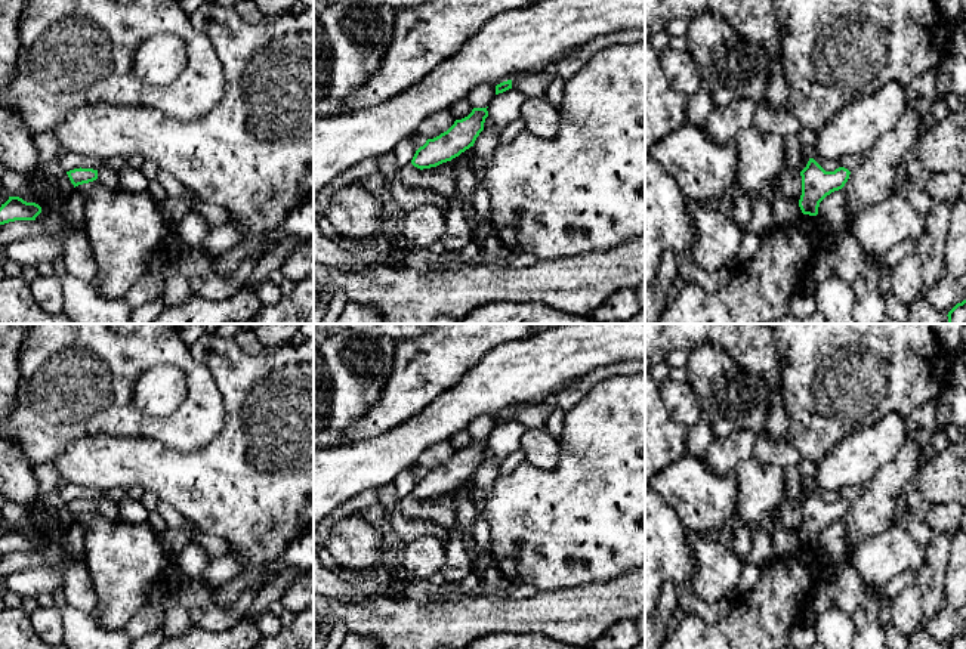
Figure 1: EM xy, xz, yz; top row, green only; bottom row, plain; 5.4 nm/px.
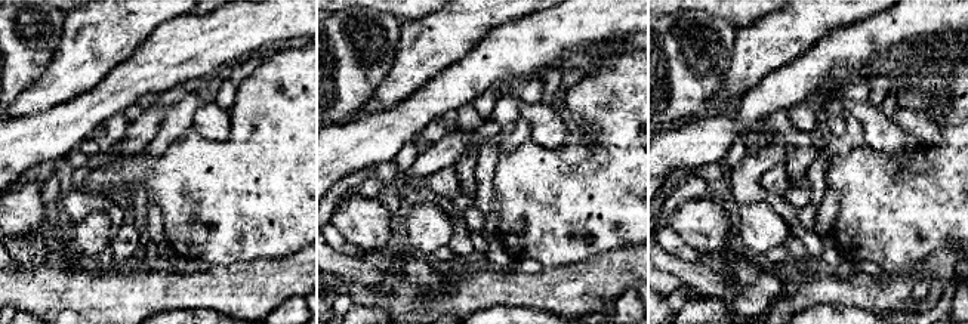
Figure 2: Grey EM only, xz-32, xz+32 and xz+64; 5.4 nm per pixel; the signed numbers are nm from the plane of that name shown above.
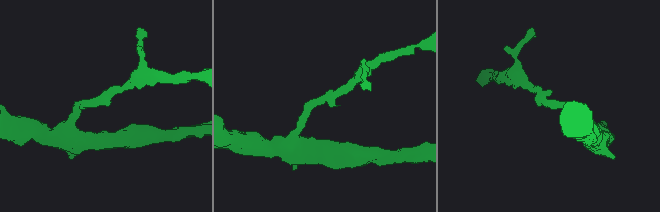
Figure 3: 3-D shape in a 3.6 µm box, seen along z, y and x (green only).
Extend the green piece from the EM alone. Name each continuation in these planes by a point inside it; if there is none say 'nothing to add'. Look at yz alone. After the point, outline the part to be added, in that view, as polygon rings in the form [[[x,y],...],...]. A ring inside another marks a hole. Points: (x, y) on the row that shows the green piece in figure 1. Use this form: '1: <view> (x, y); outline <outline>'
nothing to add

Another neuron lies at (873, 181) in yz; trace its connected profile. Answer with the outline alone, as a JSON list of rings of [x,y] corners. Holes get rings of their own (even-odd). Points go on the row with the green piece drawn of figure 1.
[[[910,105],[896,126],[861,157],[861,164],[851,171],[842,188],[846,195],[848,232],[861,208],[885,201],[899,189],[895,177],[905,171],[905,164],[922,133],[917,105]]]

